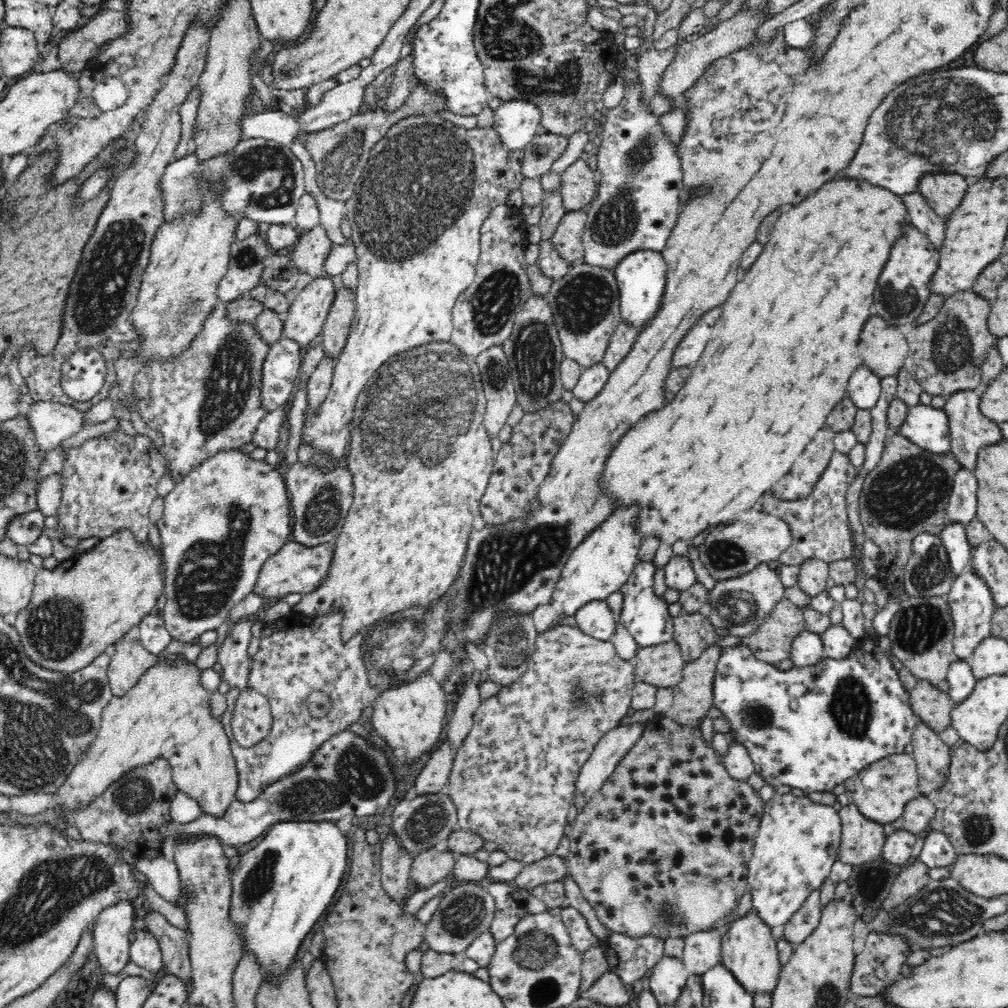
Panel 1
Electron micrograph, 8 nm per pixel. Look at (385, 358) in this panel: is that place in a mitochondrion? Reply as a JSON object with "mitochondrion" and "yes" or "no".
{"mitochondrion":"yes"}

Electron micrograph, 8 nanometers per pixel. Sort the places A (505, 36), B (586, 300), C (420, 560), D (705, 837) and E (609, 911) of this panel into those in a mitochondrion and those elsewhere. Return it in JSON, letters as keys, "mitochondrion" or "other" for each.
{"A":"mitochondrion","B":"mitochondrion","C":"other","D":"other","E":"other"}

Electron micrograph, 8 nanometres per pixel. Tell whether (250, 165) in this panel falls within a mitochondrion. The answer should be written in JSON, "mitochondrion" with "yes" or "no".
{"mitochondrion":"yes"}

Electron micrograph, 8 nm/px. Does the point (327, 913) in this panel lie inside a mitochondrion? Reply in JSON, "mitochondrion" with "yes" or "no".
{"mitochondrion":"no"}

